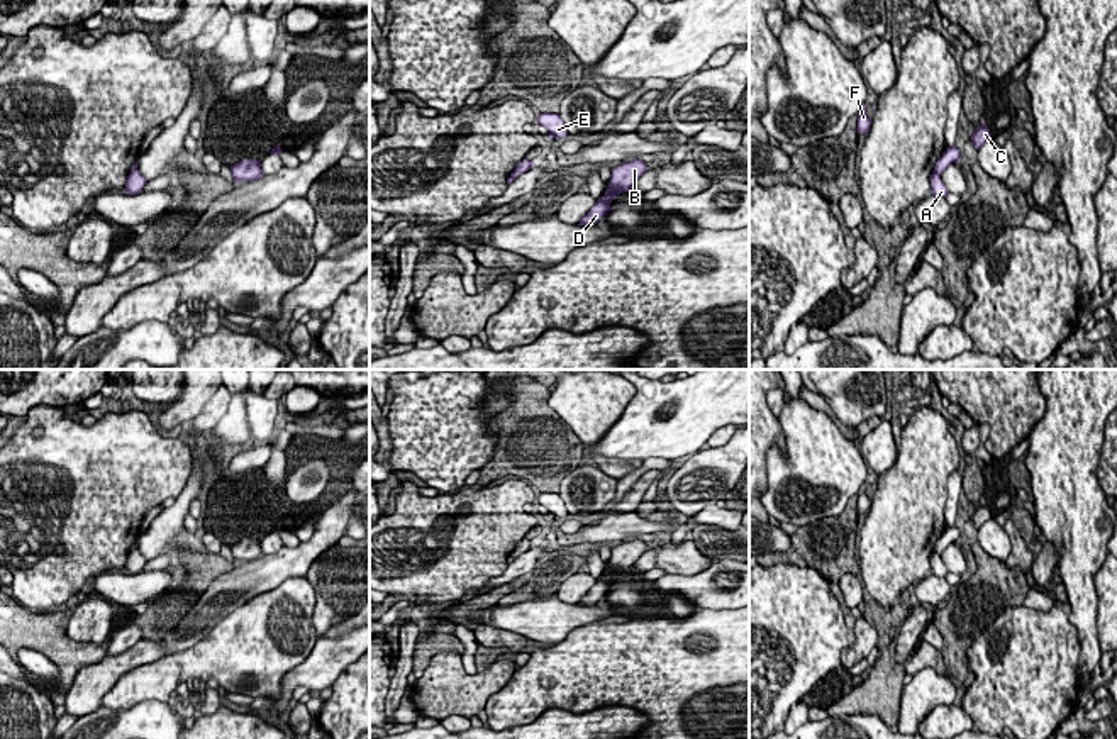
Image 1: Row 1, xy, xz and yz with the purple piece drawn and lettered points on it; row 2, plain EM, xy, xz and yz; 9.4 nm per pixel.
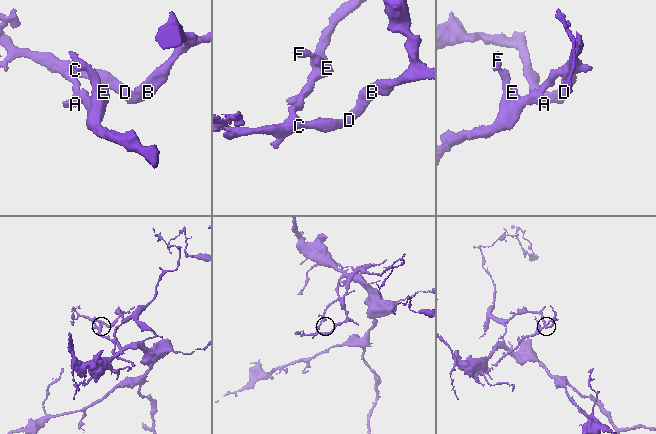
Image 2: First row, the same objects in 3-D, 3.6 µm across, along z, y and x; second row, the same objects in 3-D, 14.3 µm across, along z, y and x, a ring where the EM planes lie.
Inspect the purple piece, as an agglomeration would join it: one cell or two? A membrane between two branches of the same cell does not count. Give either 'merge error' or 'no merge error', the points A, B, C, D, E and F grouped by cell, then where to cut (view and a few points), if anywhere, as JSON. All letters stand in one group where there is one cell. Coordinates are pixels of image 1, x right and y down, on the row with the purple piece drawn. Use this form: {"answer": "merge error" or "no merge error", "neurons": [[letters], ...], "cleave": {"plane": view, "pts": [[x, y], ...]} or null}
{"answer": "merge error", "neurons": [["A", "E", "F"], ["B", "C", "D"]], "cleave": {"plane": "yz", "pts": [[934, 170], [939, 175]]}}

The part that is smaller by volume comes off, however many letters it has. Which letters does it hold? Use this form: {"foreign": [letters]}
{"foreign": ["A", "E", "F"]}

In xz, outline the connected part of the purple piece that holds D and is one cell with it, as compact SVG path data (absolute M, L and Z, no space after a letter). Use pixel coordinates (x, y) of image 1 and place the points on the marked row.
M642 159L624 163L612 169L609 188L602 198L595 202L590 212L580 220L578 225L595 225L612 208L610 203L620 193L629 192L631 186L646 173L647 166Z

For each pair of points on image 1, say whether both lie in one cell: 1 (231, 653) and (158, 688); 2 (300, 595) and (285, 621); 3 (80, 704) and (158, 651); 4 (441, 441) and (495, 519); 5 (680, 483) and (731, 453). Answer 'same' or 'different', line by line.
1: same
2: same
3: same
4: different
5: same

